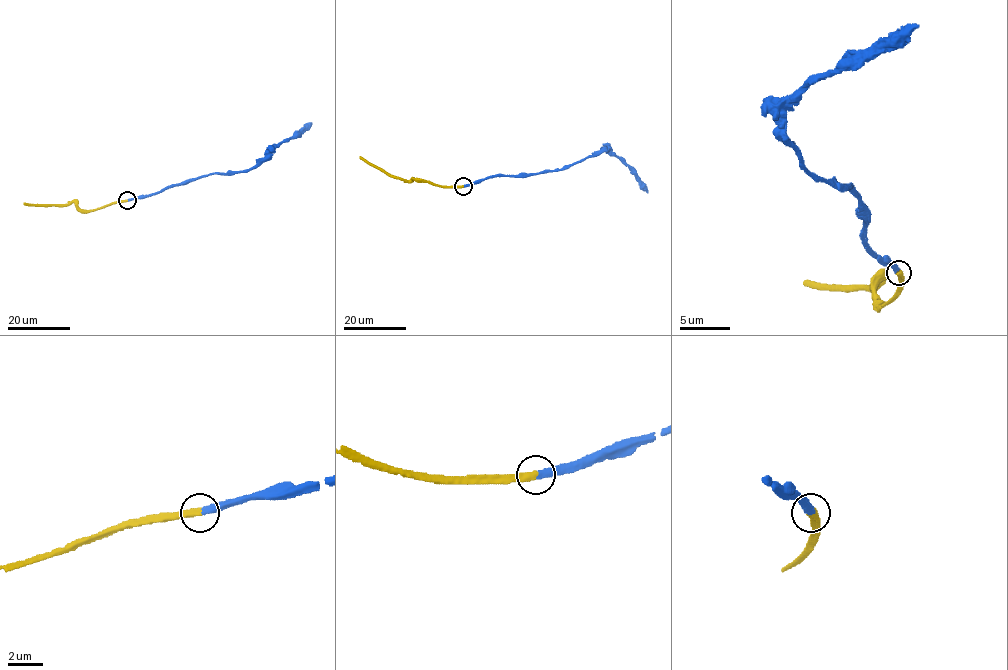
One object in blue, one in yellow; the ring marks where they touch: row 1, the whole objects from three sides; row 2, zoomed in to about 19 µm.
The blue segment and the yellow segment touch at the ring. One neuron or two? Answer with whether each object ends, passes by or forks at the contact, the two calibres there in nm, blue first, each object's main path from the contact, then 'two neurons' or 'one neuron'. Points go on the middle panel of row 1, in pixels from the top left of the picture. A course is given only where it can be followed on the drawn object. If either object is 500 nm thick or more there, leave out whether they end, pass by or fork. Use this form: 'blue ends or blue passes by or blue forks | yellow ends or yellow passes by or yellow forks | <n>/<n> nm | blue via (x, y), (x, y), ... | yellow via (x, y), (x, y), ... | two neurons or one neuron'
blue ends | yellow ends | 400/400 nm | blue via (462, 186), (492, 176), (559, 170), (608, 150), (627, 165), (647, 192) | yellow via (462, 186), (405, 181), (388, 175), (360, 156) | one neuron

